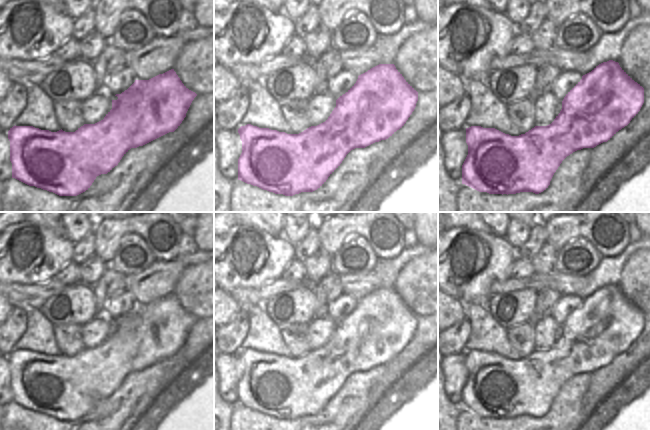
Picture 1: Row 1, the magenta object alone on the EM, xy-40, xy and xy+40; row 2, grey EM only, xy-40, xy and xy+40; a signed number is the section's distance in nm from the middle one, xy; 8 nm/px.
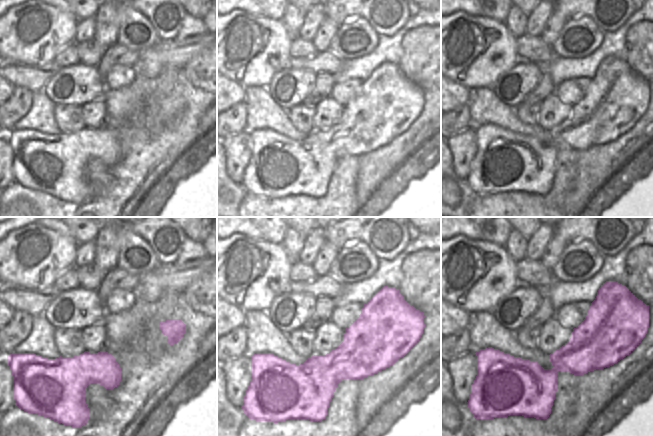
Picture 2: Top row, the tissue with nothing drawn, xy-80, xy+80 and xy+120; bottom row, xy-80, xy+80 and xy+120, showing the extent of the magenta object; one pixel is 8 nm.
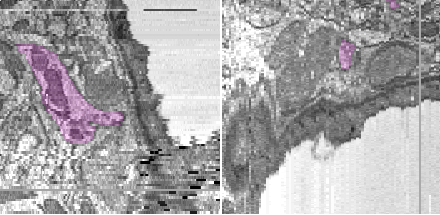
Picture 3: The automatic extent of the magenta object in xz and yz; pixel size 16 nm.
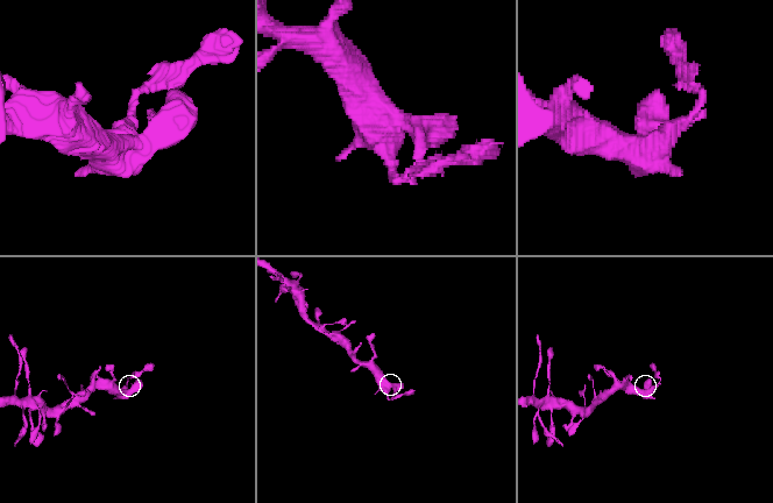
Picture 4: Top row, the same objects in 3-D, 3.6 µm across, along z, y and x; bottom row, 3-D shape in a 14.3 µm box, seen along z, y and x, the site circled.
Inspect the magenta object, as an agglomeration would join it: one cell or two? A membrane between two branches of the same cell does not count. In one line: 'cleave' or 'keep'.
keep

